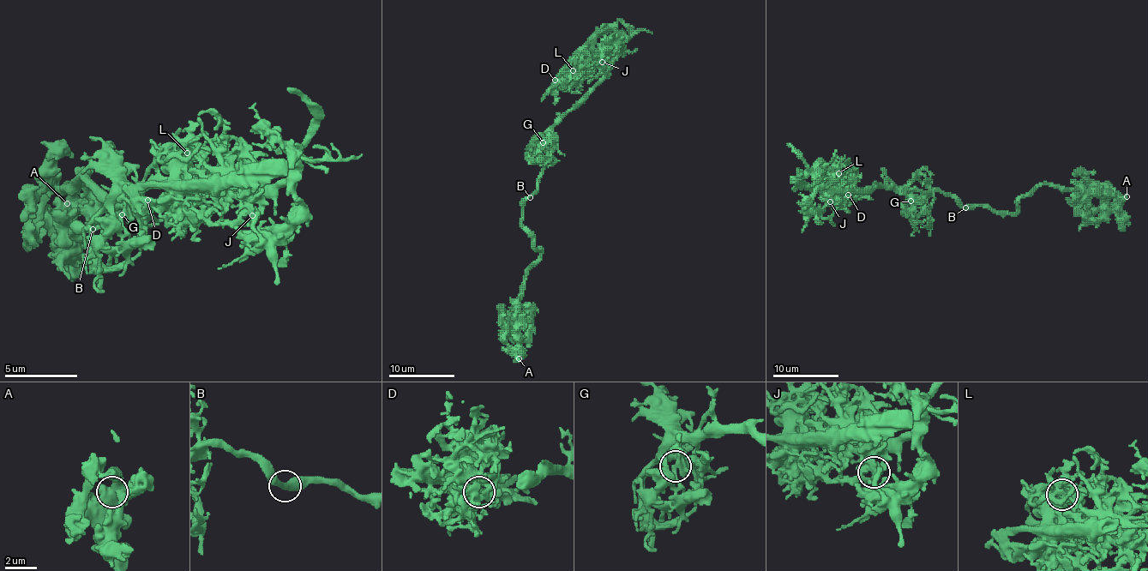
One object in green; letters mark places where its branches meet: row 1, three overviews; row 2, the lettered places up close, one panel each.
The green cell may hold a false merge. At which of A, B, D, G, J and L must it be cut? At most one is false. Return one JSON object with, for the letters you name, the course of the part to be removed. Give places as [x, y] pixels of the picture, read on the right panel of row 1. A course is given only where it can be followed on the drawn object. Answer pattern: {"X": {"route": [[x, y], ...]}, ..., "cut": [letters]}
{"J": {"route": [[830, 201], [833, 193], [869, 195]]}, "cut": ["J"]}

